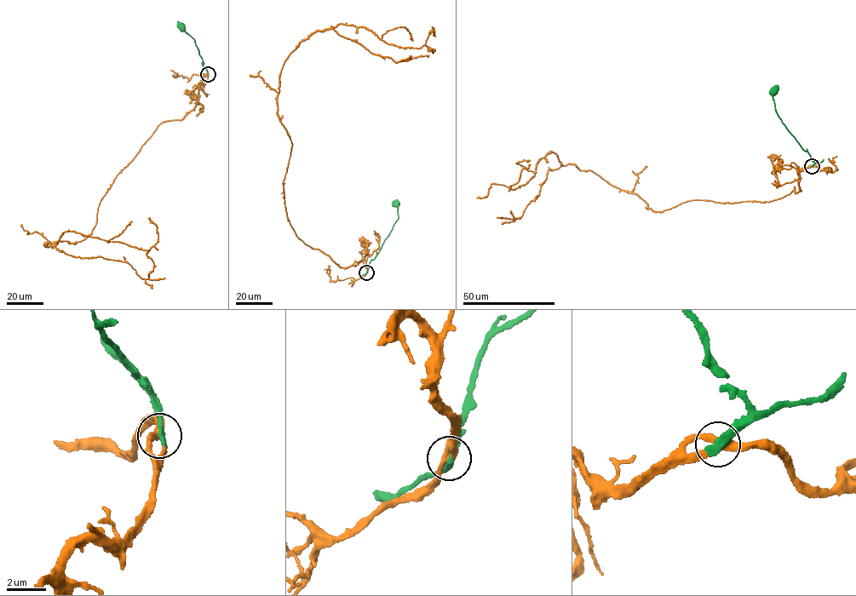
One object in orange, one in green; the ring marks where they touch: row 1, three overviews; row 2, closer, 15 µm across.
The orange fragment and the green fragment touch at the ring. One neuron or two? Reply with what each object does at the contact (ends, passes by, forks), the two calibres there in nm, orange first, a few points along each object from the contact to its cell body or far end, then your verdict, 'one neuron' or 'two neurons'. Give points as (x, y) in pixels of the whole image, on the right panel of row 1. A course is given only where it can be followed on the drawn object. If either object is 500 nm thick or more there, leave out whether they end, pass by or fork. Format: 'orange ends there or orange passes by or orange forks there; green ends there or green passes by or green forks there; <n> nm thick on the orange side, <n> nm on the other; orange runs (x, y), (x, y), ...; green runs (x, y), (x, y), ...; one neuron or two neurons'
orange passes by; green ends there; 300 nm thick on the orange side, 400 nm on the other; orange runs (812, 166), (797, 168), (801, 190), (773, 200), (662, 211), (552, 152), (523, 186), (477, 197); green runs (812, 166), (814, 163), (811, 156), (778, 115), (773, 91); one neuron

